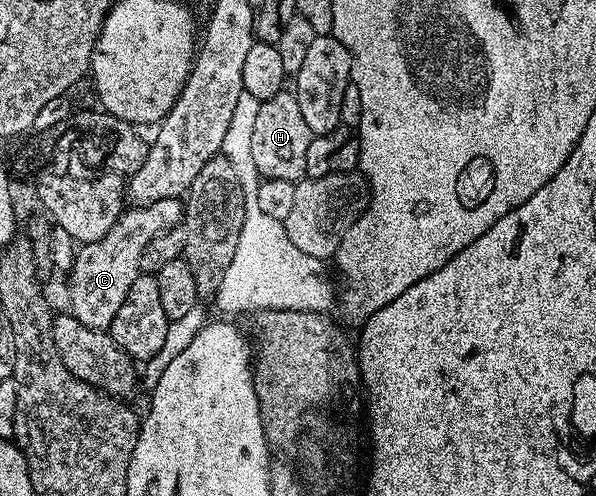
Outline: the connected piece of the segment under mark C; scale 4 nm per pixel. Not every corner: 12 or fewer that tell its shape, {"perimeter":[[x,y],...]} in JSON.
{"perimeter":[[177,198],[132,206],[66,273],[70,314],[111,329]]}

